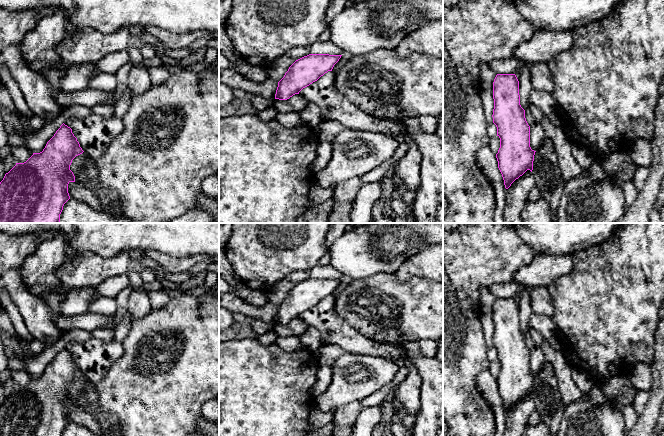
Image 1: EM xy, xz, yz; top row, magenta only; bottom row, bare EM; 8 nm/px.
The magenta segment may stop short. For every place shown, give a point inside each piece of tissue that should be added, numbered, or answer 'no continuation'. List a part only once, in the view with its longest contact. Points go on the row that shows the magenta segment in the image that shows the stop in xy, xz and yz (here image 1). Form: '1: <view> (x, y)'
no continuation

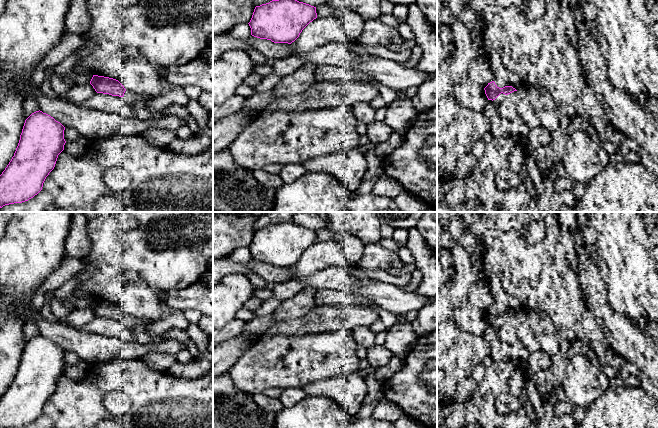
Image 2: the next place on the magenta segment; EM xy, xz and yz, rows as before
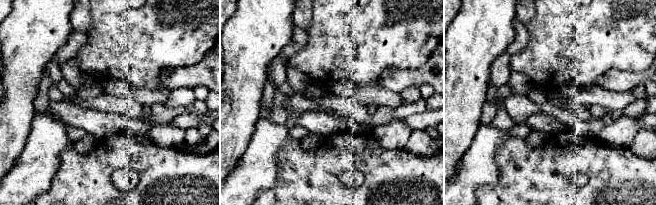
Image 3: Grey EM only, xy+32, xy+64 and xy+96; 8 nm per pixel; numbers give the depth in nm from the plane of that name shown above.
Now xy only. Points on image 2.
1: xy (131, 97)

